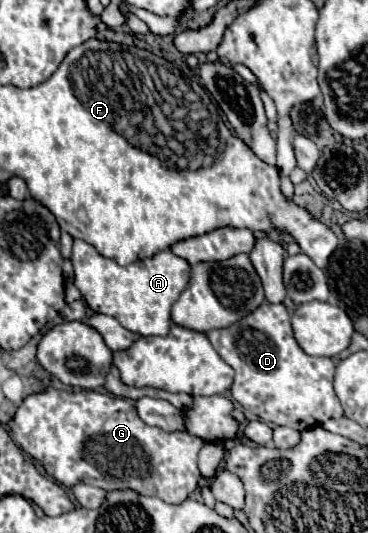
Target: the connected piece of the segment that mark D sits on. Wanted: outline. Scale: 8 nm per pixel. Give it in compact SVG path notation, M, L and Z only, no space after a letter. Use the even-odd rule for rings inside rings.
M262 303L230 327L208 331L206 337L216 353L234 369L232 397L246 411L258 415L260 421L304 431L326 419L342 417L342 407L332 387L332 359L310 357L298 347L282 303Z

